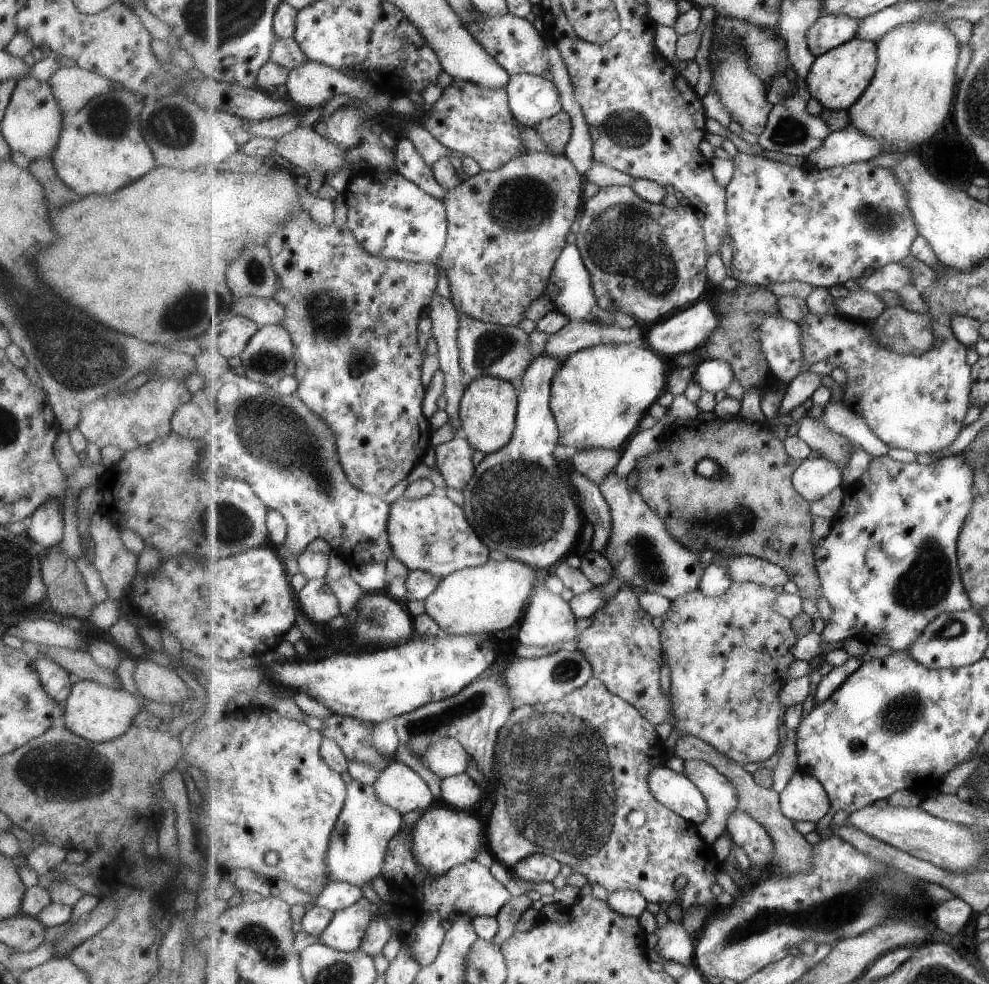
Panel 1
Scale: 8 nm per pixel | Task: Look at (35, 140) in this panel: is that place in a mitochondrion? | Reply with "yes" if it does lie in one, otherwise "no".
no

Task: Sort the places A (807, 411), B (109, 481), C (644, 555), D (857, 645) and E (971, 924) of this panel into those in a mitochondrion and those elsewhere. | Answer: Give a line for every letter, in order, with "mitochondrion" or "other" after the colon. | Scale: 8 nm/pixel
A: other
B: other
C: mitochondrion
D: other
E: other

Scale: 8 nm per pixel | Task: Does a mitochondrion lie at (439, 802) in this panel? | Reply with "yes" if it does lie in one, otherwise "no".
no

